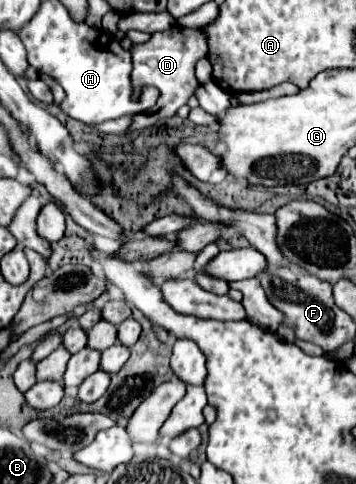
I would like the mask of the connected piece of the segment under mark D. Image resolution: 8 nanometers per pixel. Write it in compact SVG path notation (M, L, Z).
M177 25L167 31L153 33L147 43L133 43L133 47L131 47L133 99L138 99L141 89L145 85L157 87L161 91L161 97L153 109L133 117L127 133L147 129L147 127L155 125L159 119L173 117L177 113L177 109L187 103L189 97L193 95L193 89L199 85L195 79L195 63L205 55L207 55L207 41L205 41L205 35L201 33L201 29L183 29Z

